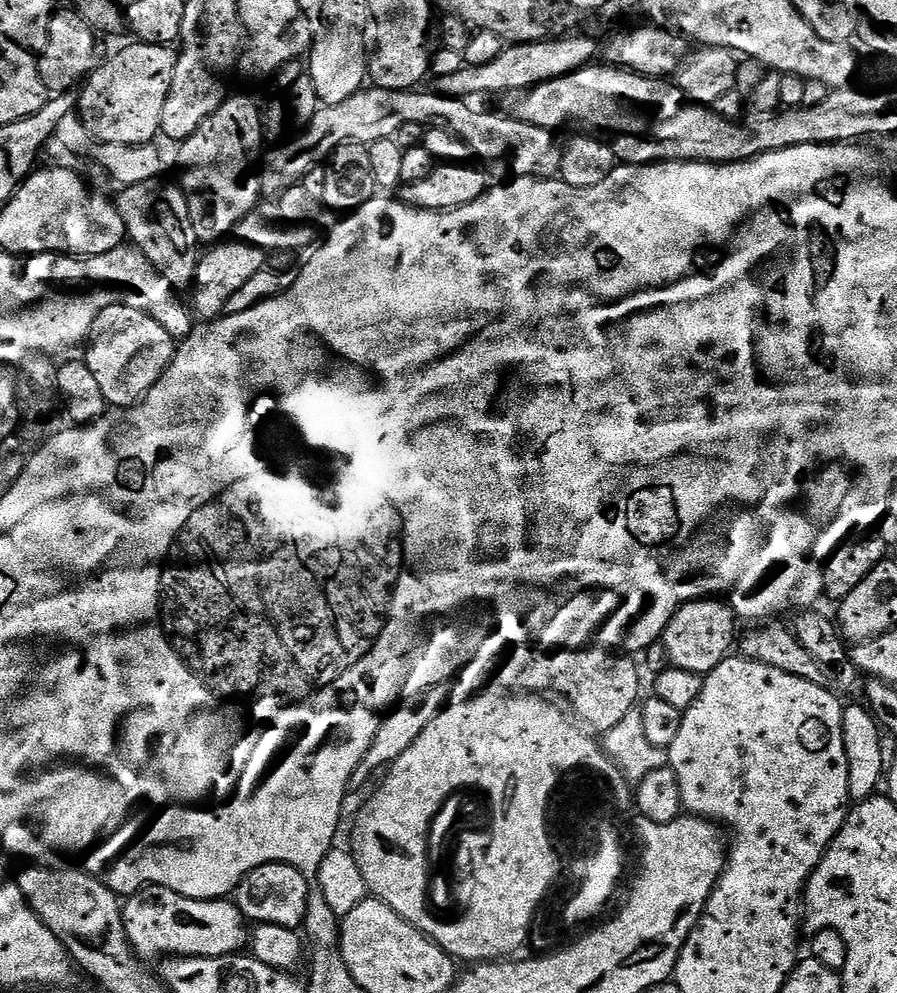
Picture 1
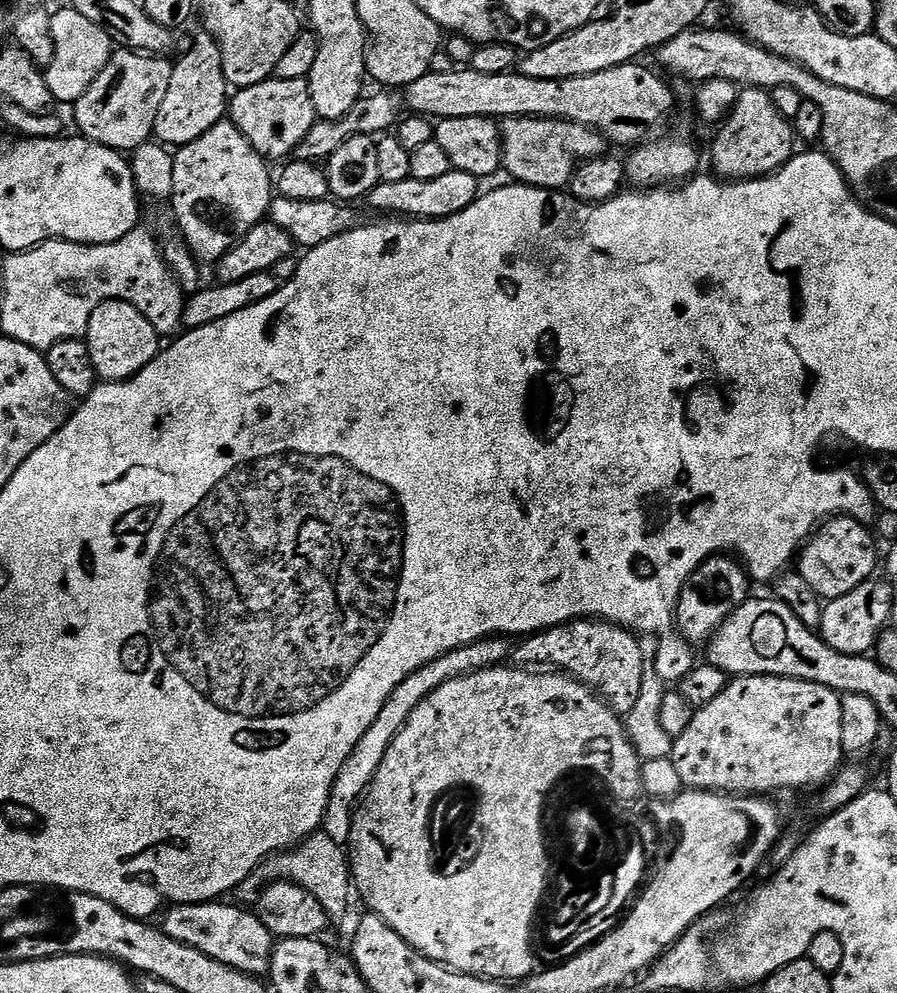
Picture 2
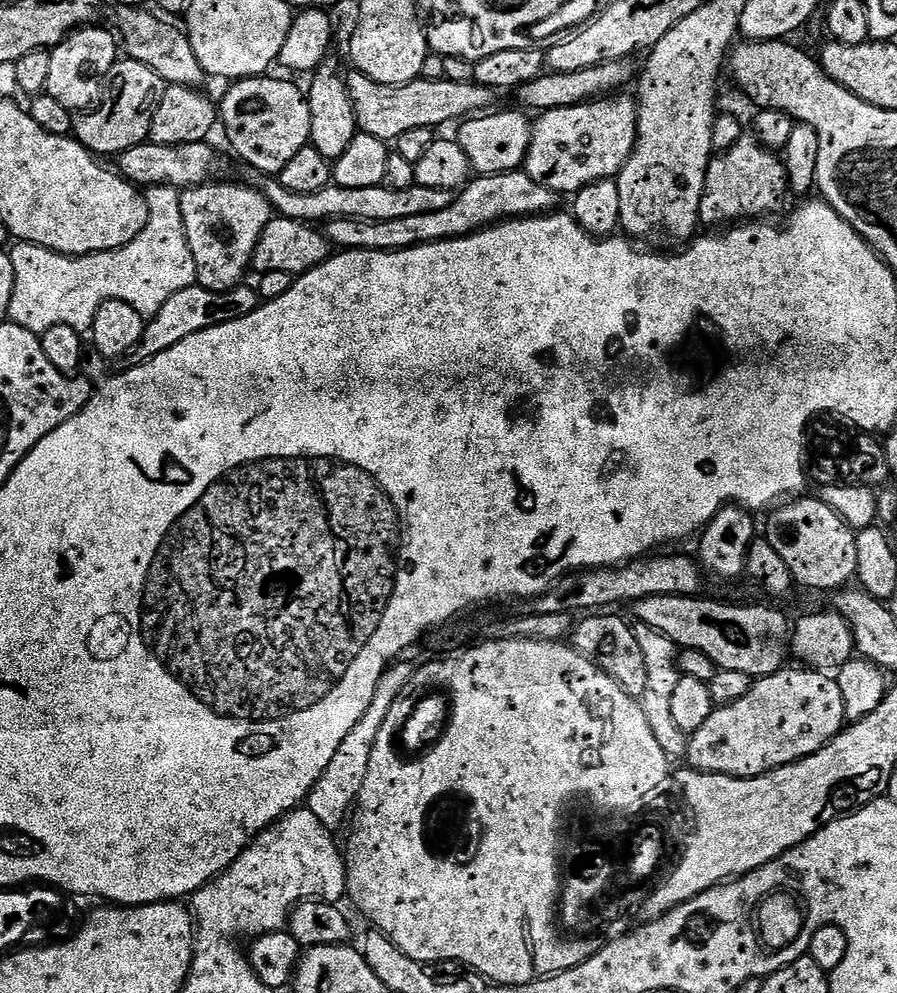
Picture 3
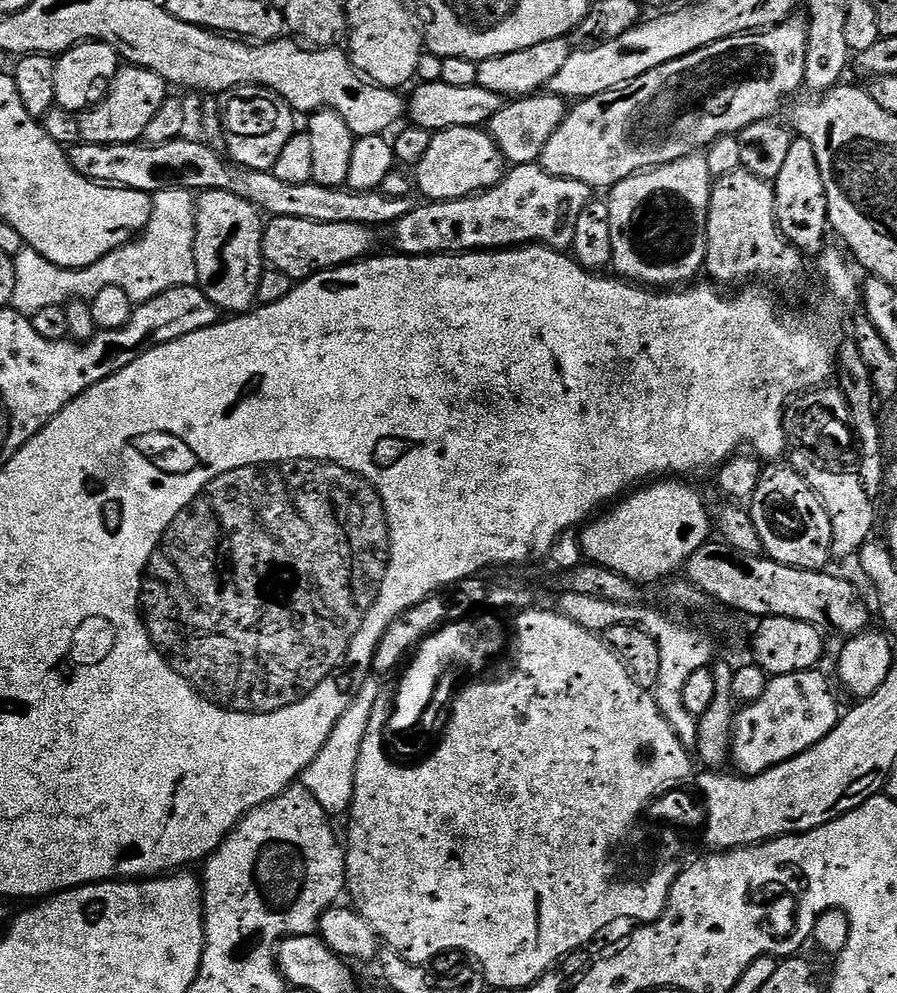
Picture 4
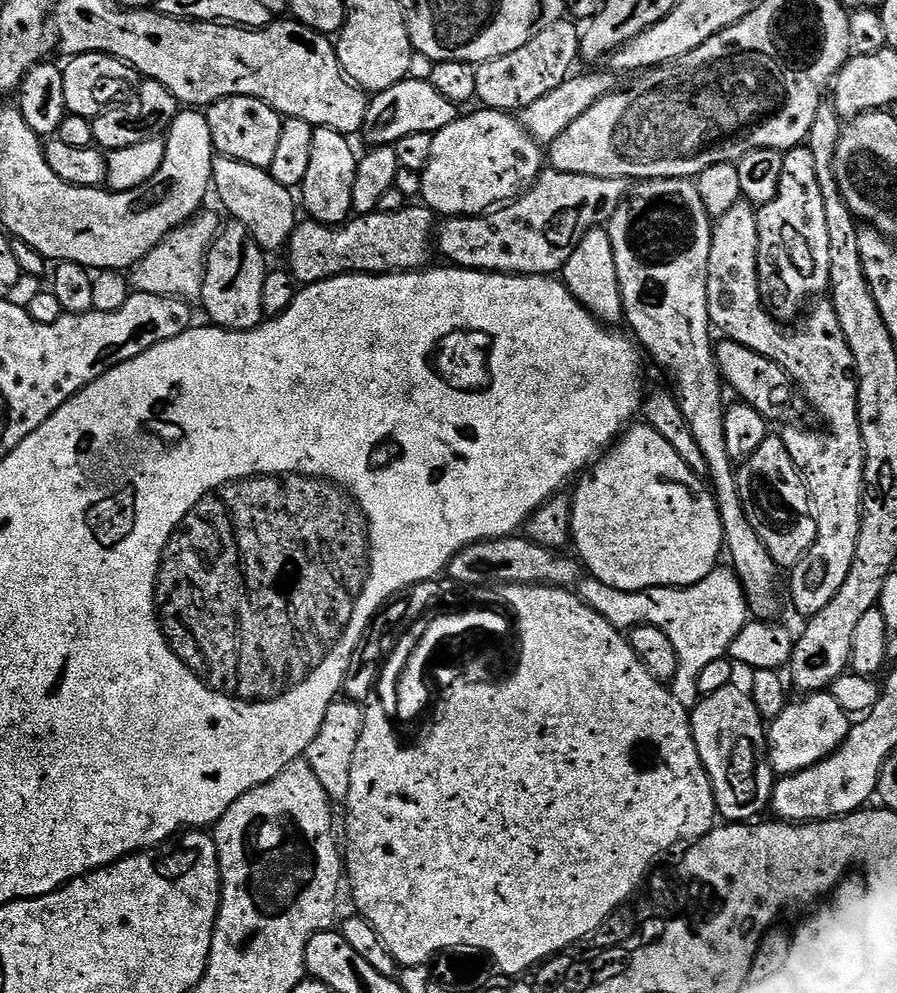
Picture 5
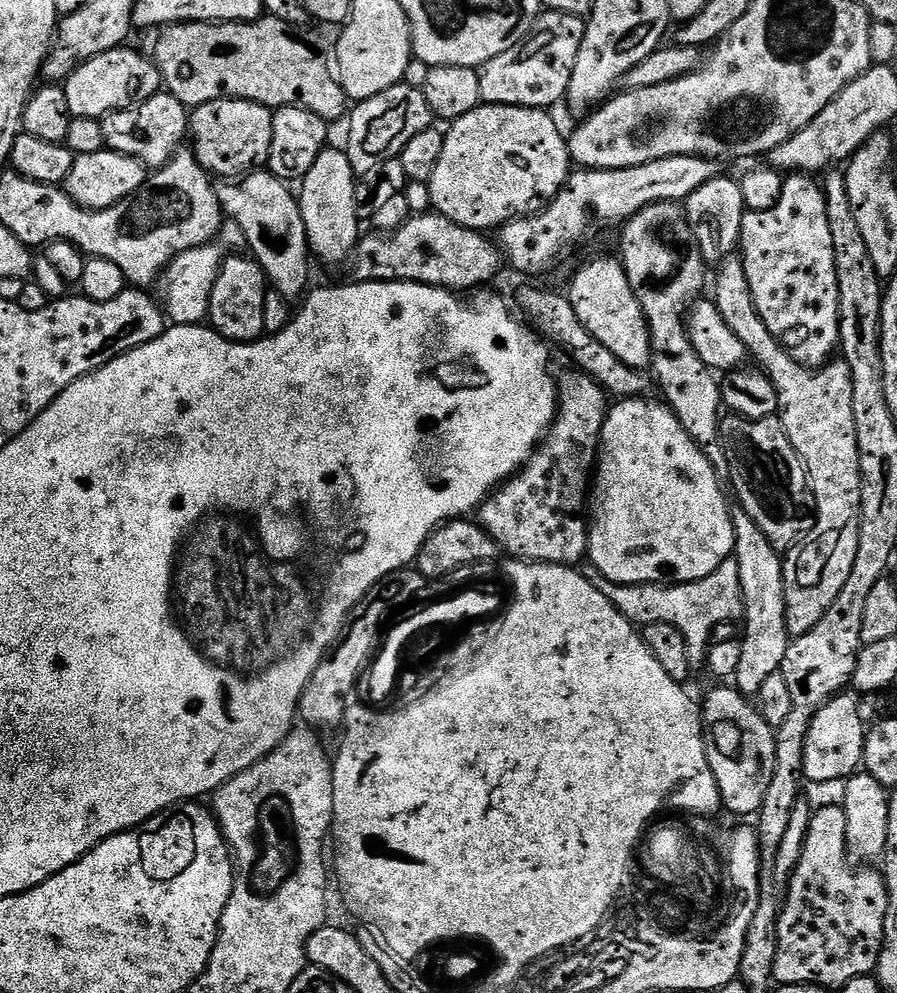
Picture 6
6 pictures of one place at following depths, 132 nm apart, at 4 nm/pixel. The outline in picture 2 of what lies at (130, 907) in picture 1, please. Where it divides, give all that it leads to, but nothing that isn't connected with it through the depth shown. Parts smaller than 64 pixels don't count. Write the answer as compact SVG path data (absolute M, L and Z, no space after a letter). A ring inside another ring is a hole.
M228 902L172 904L162 921L164 933L234 970L245 972L247 976L267 977L274 947L272 932L262 926L255 911L248 909L247 912L244 908L224 903Z

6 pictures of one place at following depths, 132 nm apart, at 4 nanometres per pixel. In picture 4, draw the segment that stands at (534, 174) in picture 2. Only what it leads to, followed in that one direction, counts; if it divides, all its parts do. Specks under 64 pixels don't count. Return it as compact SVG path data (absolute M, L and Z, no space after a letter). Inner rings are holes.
M789 18L783 24L777 24L775 28L766 28L759 32L745 34L743 36L731 36L725 40L714 42L710 46L700 48L697 52L686 54L674 62L666 62L638 78L634 82L625 84L622 88L612 88L608 92L603 92L597 96L591 96L585 100L573 103L567 109L562 126L550 134L550 142L542 150L539 158L539 165L550 174L558 178L570 178L588 185L593 190L611 190L615 184L630 178L635 172L643 172L649 168L657 168L663 164L669 164L675 160L681 160L687 156L697 155L701 150L712 147L712 143L722 139L723 136L736 136L746 126L750 126L759 120L770 120L777 115L776 111L795 94L804 88L804 75L806 74L806 42L808 41L808 26L803 19Z

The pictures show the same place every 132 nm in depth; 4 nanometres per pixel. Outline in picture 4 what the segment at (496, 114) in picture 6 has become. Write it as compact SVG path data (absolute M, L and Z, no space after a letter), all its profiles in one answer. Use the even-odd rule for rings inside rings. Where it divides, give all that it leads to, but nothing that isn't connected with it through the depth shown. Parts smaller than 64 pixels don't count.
M483 127L448 128L433 135L430 150L414 165L414 184L425 201L457 200L494 187L505 171L505 158Z

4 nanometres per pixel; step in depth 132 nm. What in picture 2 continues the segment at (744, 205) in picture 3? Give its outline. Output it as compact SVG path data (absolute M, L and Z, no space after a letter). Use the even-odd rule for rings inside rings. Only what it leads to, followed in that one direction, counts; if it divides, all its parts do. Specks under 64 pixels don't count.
M741 87L732 111L719 125L718 131L720 133L712 140L711 171L721 180L755 180L757 176L779 172L780 167L797 151L796 129L790 120L778 114L772 93L767 88Z

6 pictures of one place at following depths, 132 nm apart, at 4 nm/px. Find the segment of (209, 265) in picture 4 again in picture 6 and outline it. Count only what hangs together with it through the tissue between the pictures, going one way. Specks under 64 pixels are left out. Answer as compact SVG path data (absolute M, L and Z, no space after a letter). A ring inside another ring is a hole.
M229 255L220 268L214 282L214 290L208 303L208 320L219 336L235 340L238 344L250 344L265 335L263 330L263 306L270 285L260 269L260 264L251 255Z

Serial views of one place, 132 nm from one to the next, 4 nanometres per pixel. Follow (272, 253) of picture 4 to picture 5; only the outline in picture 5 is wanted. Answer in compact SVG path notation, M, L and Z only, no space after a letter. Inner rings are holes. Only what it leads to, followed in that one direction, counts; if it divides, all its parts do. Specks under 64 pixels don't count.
M406 206L397 212L374 211L365 216L353 215L337 226L335 224L319 224L311 218L297 223L292 231L291 238L286 245L288 252L287 271L292 279L300 286L317 284L323 280L329 280L335 276L355 274L358 276L382 276L394 272L406 272L409 270L423 270L433 263L434 257L434 229L438 220L431 208L419 206L412 208Z

